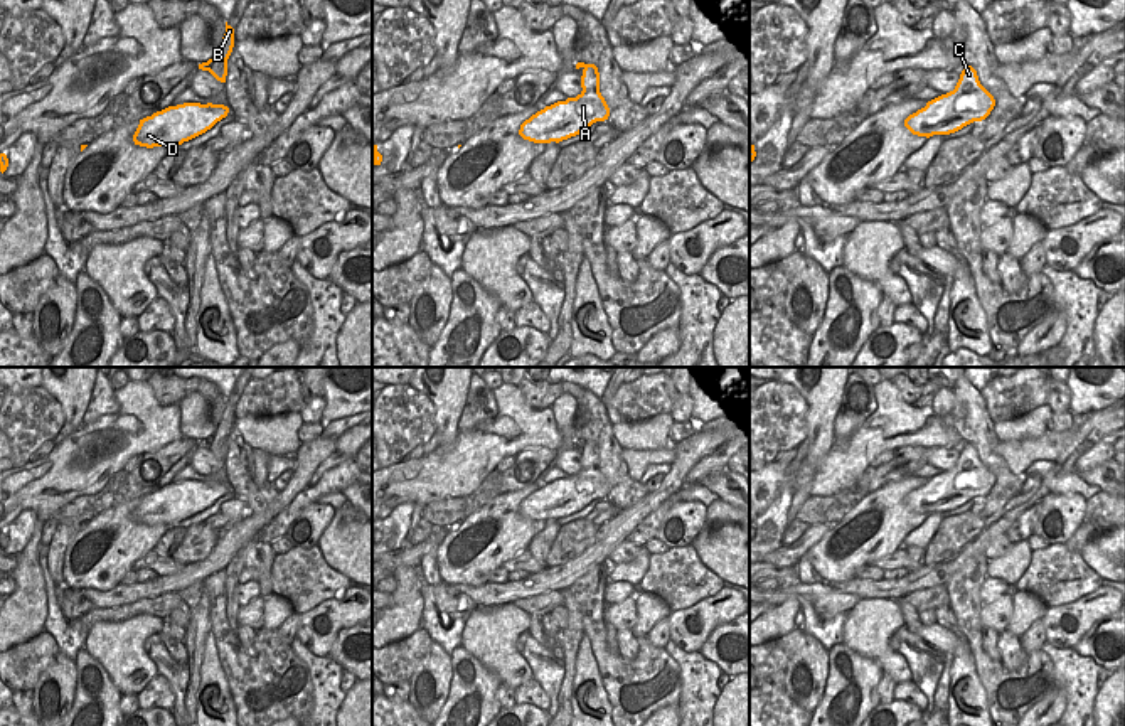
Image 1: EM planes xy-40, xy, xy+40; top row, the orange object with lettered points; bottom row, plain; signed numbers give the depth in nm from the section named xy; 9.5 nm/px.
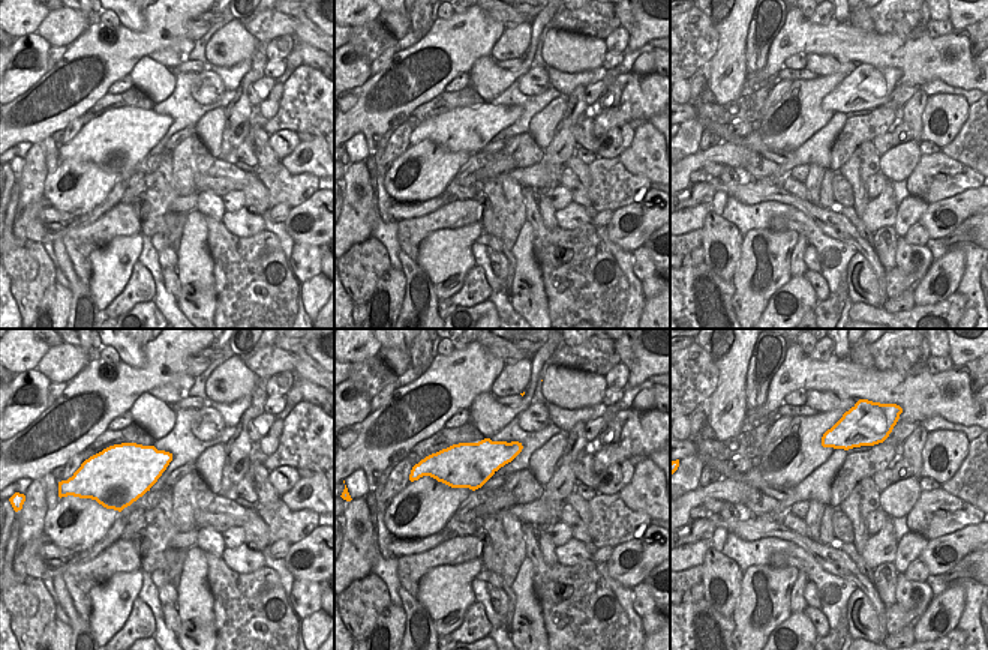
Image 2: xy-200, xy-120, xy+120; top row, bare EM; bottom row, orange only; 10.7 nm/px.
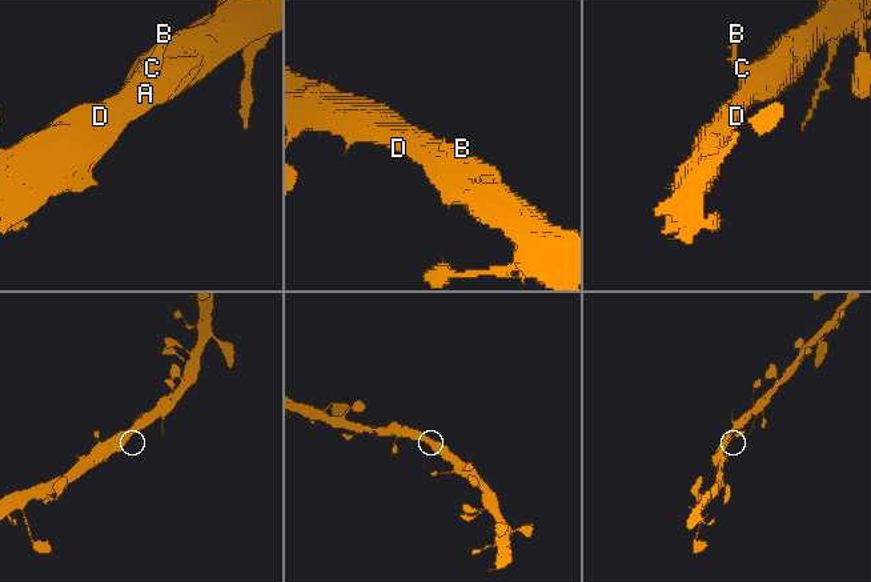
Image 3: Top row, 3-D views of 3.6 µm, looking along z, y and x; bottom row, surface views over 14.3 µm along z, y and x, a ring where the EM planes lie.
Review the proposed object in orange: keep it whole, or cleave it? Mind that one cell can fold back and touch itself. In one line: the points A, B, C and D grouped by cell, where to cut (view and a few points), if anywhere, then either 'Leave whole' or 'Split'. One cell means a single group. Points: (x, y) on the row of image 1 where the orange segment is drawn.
Groups: A B C D. No split. Leave whole

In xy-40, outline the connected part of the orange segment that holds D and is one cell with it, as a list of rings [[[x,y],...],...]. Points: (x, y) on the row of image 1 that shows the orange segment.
[[[184,103],[168,106],[140,120],[133,141],[135,145],[147,148],[175,148],[211,130],[217,121],[226,118],[227,113],[227,106],[212,103]]]

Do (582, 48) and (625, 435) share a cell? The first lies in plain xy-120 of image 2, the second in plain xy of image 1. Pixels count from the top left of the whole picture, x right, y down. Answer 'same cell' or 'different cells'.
same cell

